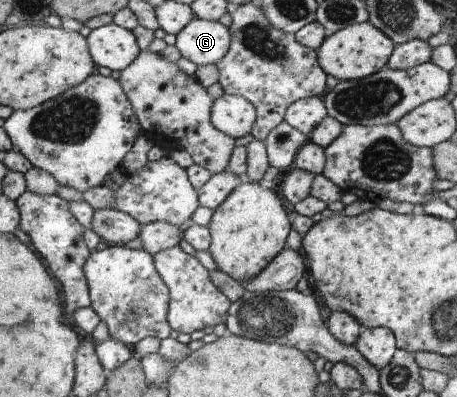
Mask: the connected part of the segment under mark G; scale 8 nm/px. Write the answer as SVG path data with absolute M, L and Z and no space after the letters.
M195 17L176 34L175 46L180 50L182 58L203 66L222 59L230 44L229 27L218 21Z

